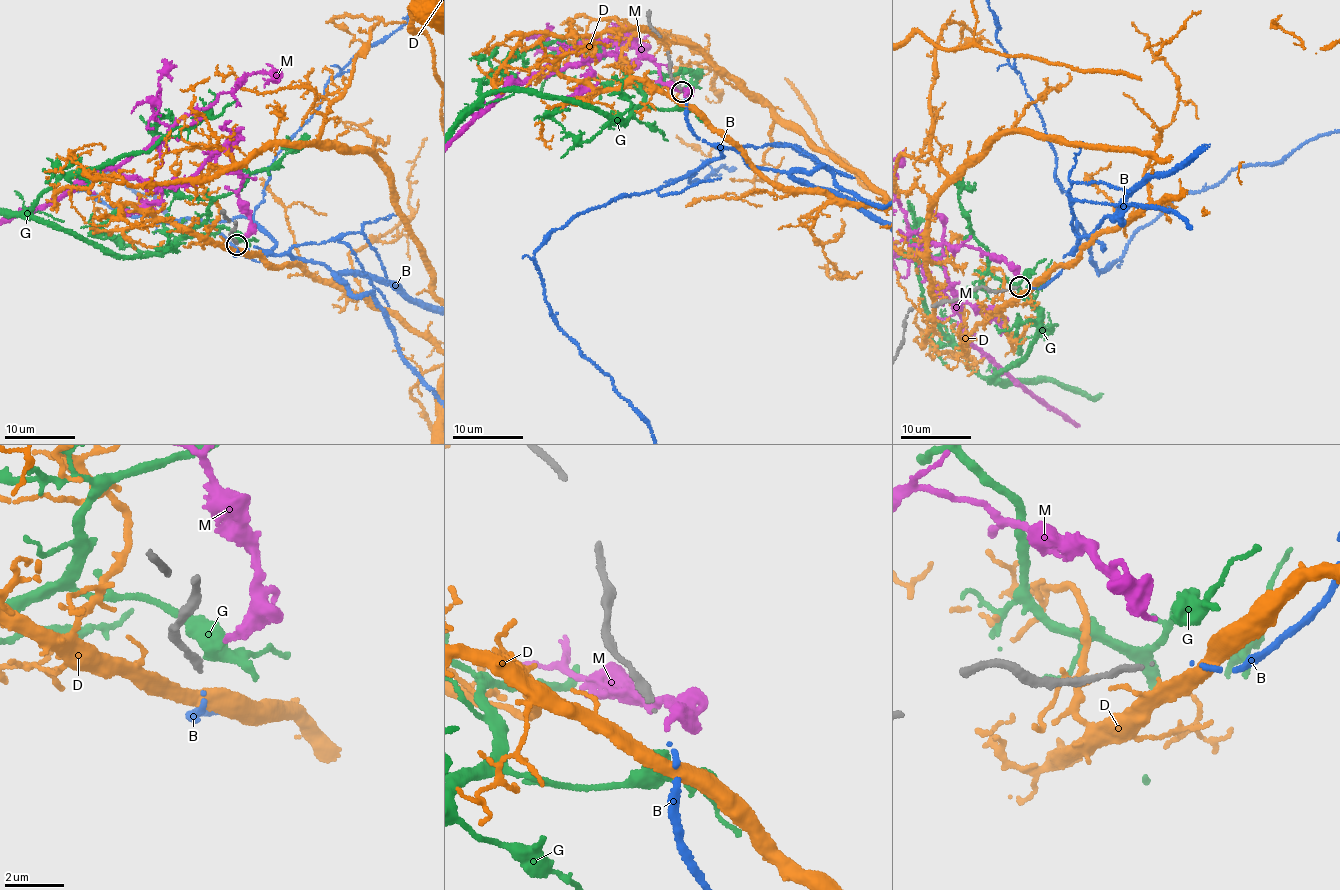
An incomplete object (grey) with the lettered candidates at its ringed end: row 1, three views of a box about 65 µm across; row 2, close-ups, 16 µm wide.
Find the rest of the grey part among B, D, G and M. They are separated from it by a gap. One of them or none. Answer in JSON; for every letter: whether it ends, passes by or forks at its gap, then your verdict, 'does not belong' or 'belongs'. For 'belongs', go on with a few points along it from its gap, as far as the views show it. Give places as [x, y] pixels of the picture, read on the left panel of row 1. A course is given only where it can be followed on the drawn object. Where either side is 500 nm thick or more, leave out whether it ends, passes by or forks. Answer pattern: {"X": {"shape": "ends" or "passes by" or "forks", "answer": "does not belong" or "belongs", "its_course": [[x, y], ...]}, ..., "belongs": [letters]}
{"B": {"shape": "ends", "answer": "belongs"}, "D": {"shape": "passes by", "answer": "does not belong"}, "G": {"shape": "passes by", "answer": "does not belong"}, "M": {"shape": "ends", "answer": "does not belong"}, "belongs": ["B"]}

